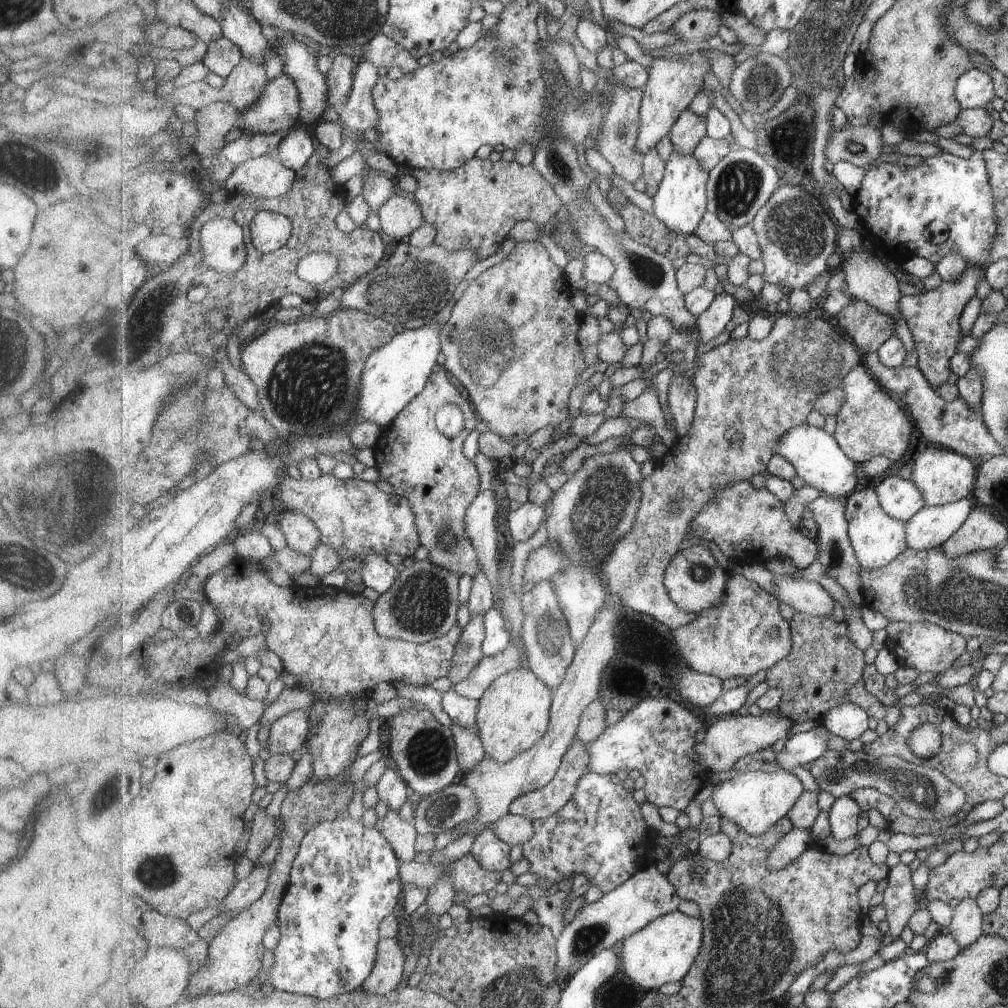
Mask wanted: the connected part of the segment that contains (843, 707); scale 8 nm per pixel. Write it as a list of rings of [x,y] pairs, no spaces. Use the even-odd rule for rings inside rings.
[[[840,704],[826,714],[823,725],[835,736],[853,741],[869,729],[869,714],[858,704]]]

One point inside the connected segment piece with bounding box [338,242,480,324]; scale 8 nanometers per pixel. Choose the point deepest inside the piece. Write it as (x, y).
(411, 275)

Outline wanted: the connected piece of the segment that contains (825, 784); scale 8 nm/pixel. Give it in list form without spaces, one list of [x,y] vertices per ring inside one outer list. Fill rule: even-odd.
[[[829,749],[823,756],[807,767],[818,781],[820,790],[835,799],[850,796],[855,790],[875,789],[878,793],[889,794],[897,807],[907,816],[921,820],[941,820],[955,816],[963,810],[967,794],[939,770],[927,768],[921,761],[912,763],[895,755],[879,756],[865,751]]]

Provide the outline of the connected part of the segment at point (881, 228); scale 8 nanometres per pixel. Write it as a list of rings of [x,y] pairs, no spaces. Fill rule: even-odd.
[[[943,149],[936,156],[924,159],[915,168],[885,162],[875,164],[869,168],[859,191],[852,198],[851,210],[861,218],[865,229],[873,230],[877,238],[881,238],[883,244],[891,248],[901,260],[919,256],[937,265],[948,255],[960,255],[968,261],[968,266],[985,267],[992,258],[994,238],[998,234],[995,200],[983,151],[974,151],[968,160],[963,160]],[[935,220],[945,223],[948,227],[948,237],[941,245],[931,244],[923,236],[927,226]]]

